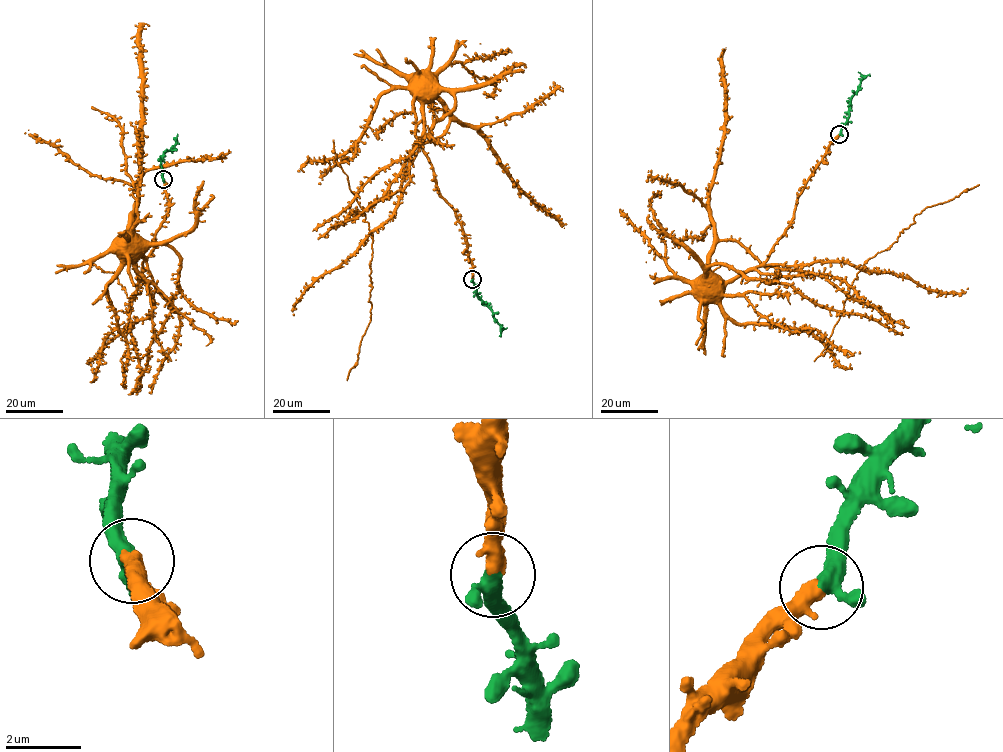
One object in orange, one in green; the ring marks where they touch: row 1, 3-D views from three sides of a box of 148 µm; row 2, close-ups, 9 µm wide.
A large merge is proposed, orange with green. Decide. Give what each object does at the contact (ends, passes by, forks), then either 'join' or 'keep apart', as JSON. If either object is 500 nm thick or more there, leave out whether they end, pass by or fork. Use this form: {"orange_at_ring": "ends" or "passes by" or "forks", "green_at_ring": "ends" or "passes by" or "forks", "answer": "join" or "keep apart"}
{"orange_at_ring": "ends", "green_at_ring": "passes by", "answer": "join"}

